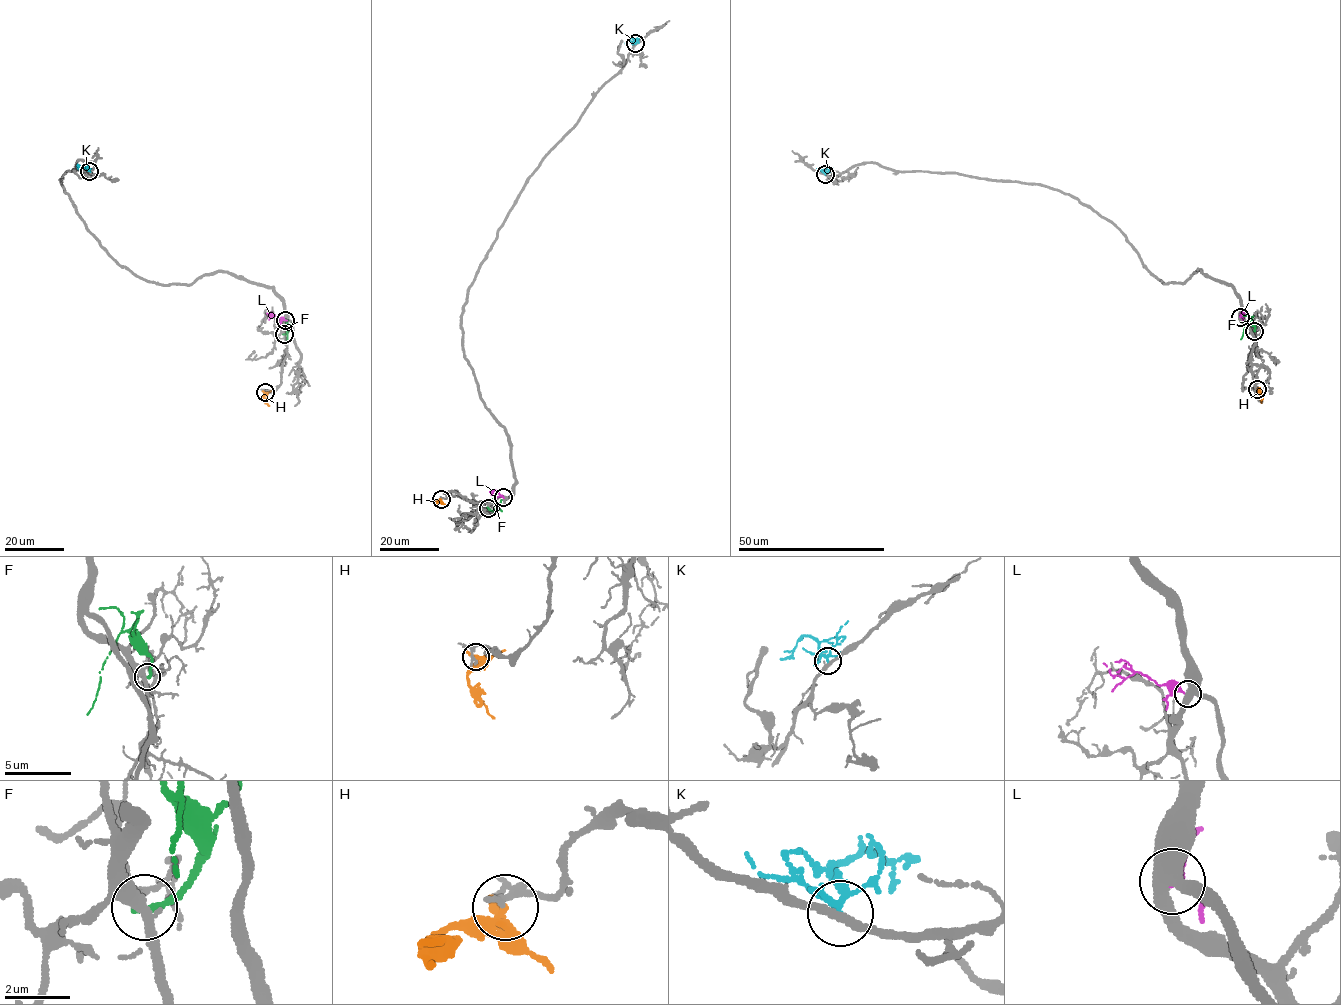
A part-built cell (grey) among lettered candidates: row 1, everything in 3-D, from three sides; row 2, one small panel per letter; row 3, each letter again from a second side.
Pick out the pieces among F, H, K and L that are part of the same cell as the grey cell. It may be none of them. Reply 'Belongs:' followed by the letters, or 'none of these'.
Belongs: none of these

